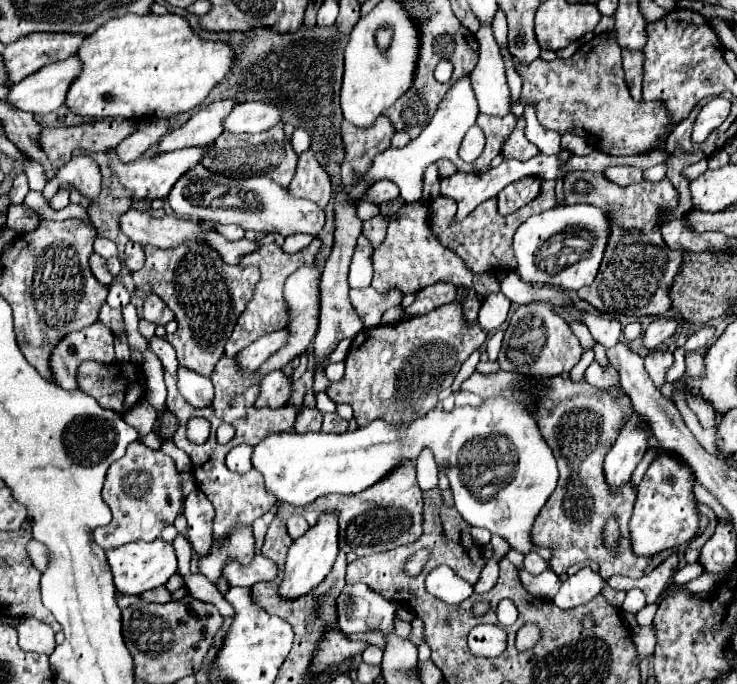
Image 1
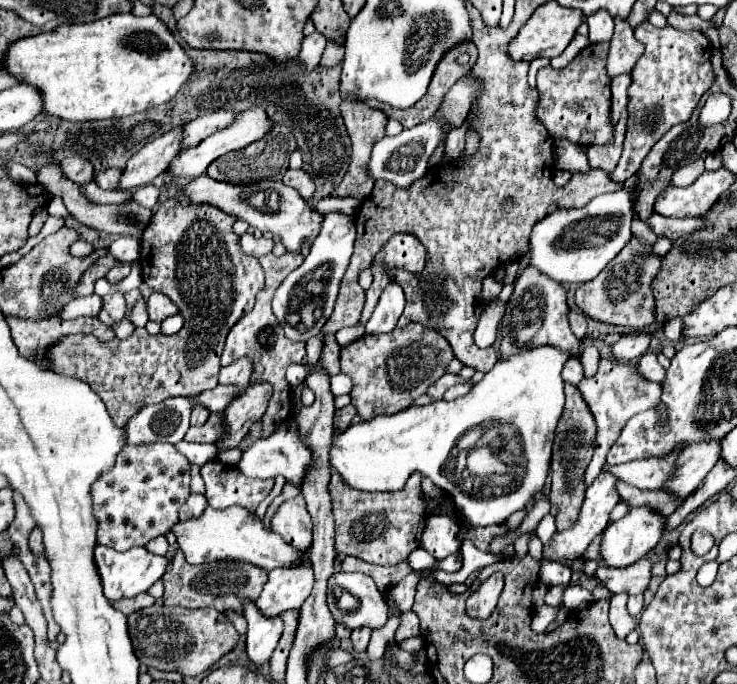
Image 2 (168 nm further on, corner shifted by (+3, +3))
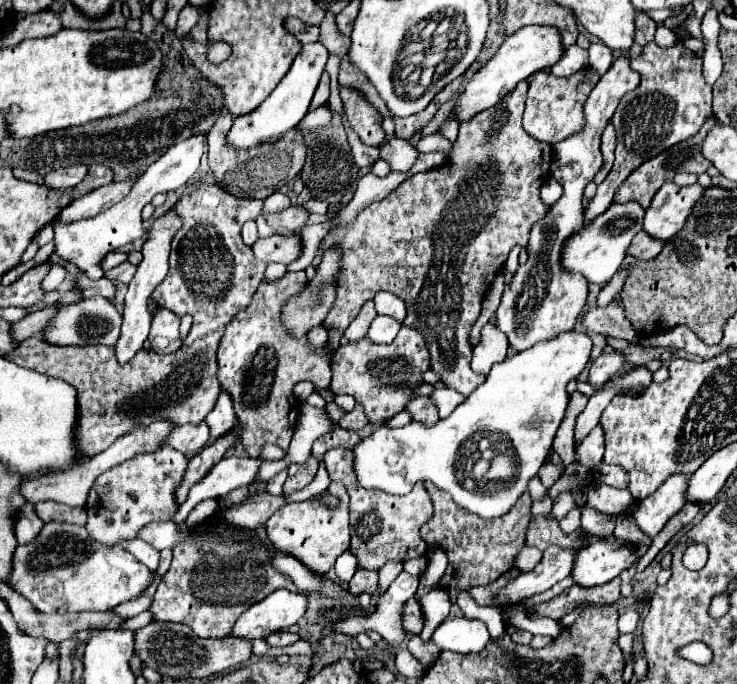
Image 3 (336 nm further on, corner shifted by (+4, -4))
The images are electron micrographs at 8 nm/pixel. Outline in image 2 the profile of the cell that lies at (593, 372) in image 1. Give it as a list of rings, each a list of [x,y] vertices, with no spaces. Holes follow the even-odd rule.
[[[611,358],[599,360],[599,370],[595,372],[595,376],[593,378],[583,378],[577,388],[581,390],[585,402],[589,404],[589,408],[595,416],[595,424],[597,424],[595,454],[593,454],[593,460],[589,462],[589,466],[585,470],[585,482],[589,486],[597,478],[597,474],[601,472],[601,468],[605,464],[605,456],[607,456],[609,448],[613,446],[613,442],[617,440],[625,422],[631,416],[653,408],[659,402],[663,388],[661,388],[659,382],[651,382],[645,376],[641,376],[639,370],[637,370],[637,364],[621,364],[621,362],[611,360]]]

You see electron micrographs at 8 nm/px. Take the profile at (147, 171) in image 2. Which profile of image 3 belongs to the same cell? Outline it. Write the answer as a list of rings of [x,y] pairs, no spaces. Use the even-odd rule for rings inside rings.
[[[128,177],[122,183],[110,183],[108,187],[98,187],[94,191],[90,191],[88,195],[76,199],[74,203],[70,203],[68,207],[64,207],[64,211],[58,215],[58,221],[62,223],[70,223],[70,221],[82,221],[82,219],[90,219],[96,217],[98,213],[110,209],[112,205],[116,205],[118,201],[122,201],[128,191],[132,189],[136,179]]]

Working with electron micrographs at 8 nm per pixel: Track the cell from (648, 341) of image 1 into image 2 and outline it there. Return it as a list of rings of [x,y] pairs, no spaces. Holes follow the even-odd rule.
[[[627,332],[619,342],[613,344],[613,356],[619,362],[635,362],[639,360],[647,350],[651,342],[649,332]]]

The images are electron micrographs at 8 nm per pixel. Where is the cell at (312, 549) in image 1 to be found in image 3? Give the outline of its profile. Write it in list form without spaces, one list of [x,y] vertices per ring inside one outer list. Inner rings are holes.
[[[278,589],[264,601],[246,609],[234,623],[230,637],[238,639],[264,639],[272,631],[284,631],[292,627],[306,613],[308,599],[294,595],[286,589]]]

